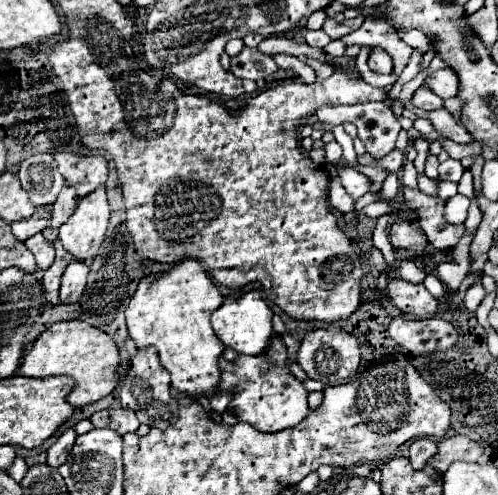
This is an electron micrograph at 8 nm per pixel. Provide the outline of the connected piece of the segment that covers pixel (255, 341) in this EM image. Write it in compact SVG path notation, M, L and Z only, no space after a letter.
M254 290L254 292L244 294L238 300L226 298L224 304L216 312L212 312L212 328L226 348L236 350L238 354L254 356L254 354L264 354L266 348L270 346L270 338L274 336L272 316L274 312L270 310L270 306L262 300L260 292Z

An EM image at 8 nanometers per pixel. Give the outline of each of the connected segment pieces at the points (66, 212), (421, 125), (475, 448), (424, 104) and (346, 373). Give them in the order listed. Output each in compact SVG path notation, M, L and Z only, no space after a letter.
M64 186L56 204L52 206L52 220L50 220L50 228L44 232L46 240L50 240L54 244L54 240L58 238L58 228L70 218L70 214L74 212L74 206L76 206L76 194L74 194L74 188L70 186Z
M418 118L416 122L414 122L414 128L428 140L428 142L434 142L434 140L438 140L438 132L432 128L432 124L428 122L428 120L424 120L424 118Z
M450 436L438 442L438 452L430 458L430 466L434 466L438 472L446 472L448 466L456 460L464 462L478 462L482 456L482 446L470 440L468 436Z
M420 86L420 88L414 92L412 104L414 104L416 108L422 108L422 110L436 110L436 108L442 108L444 100L442 100L440 96L436 96L432 90Z
M312 330L304 336L298 358L296 362L302 366L302 370L308 374L312 380L324 382L324 386L334 386L338 382L350 380L358 372L358 362L360 362L360 348L356 342L356 336L348 332L338 332L338 330Z

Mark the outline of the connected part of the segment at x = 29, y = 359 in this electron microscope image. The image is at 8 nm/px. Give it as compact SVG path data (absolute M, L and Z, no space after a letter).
M82 320L56 322L48 330L44 330L32 348L26 352L26 358L16 374L46 378L46 376L72 376L76 380L76 388L68 396L68 402L76 408L98 402L108 396L118 386L118 366L120 366L120 350L116 342L102 332Z

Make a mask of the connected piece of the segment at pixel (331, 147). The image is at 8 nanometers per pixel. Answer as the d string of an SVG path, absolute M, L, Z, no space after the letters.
M328 142L326 146L324 146L324 150L326 150L326 160L328 162L332 162L332 164L336 164L340 158L342 158L342 148L338 146L338 142Z

